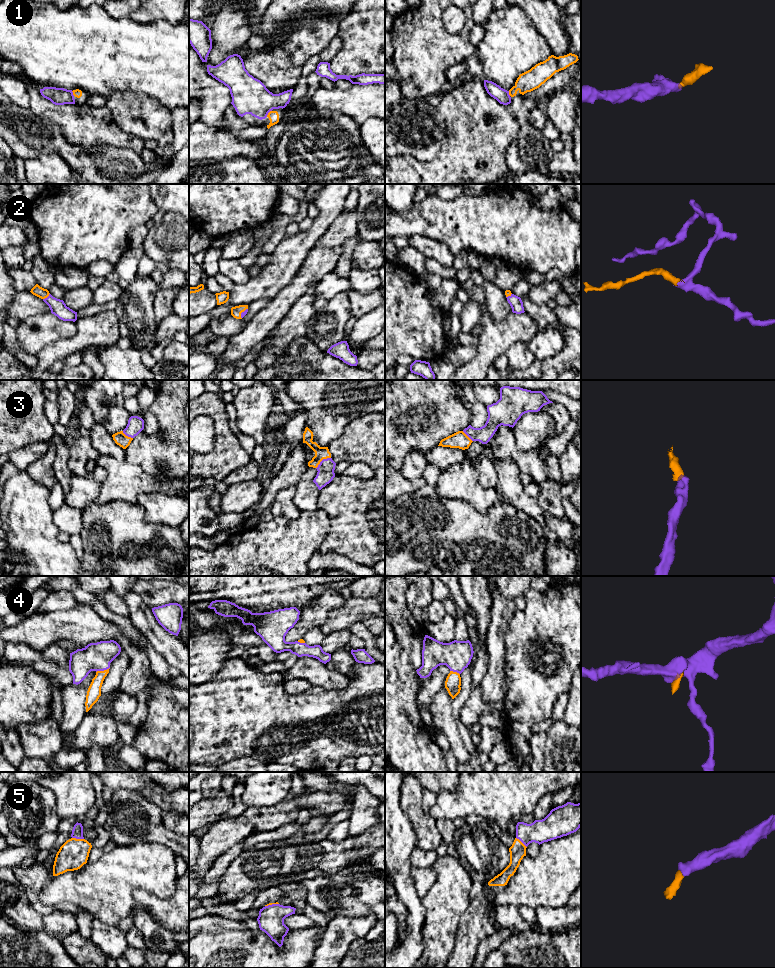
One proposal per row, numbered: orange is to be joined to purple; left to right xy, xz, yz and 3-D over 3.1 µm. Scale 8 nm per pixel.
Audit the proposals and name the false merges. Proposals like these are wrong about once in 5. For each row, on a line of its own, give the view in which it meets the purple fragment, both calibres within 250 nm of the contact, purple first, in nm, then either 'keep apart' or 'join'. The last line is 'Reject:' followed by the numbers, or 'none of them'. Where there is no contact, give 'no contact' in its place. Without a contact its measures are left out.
1: contact in xz; calibres 280 and 90 nm; join
2: contact in xy; calibres 120 and 90 nm; join
3: contact in xz; calibres 140 and 100 nm; join
4: contact in xy; calibres 220 and 110 nm; join
5: contact in xy; calibres 90 and 240 nm; join
Reject: none of them

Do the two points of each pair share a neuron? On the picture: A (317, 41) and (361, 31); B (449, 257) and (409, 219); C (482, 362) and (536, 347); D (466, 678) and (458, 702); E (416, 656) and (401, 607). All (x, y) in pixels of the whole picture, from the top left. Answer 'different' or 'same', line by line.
A: different
B: different
C: different
D: same
E: same

